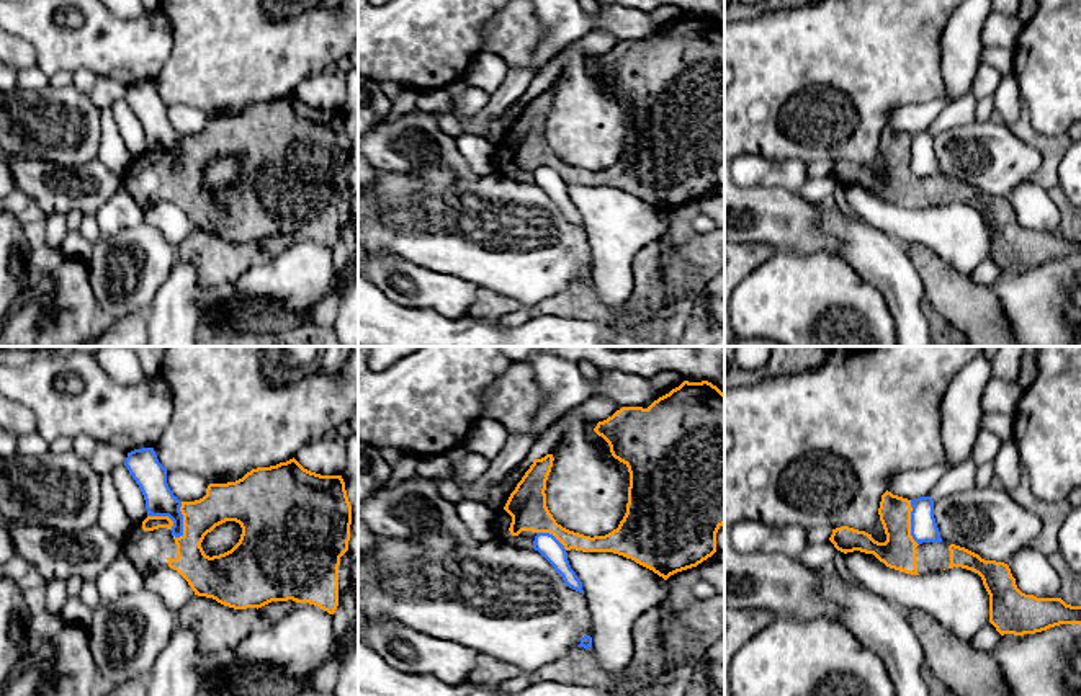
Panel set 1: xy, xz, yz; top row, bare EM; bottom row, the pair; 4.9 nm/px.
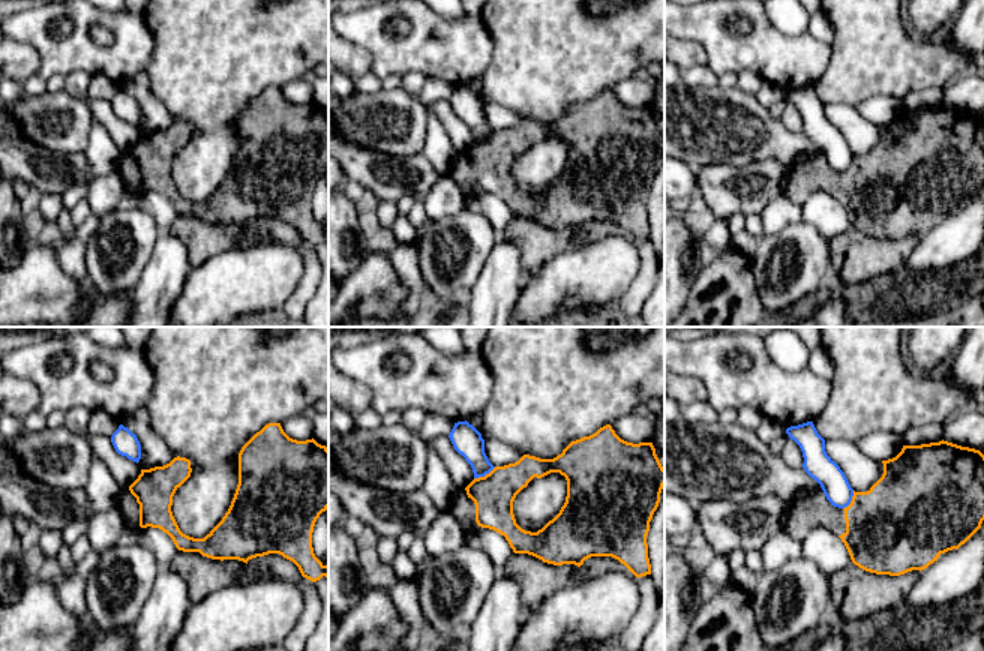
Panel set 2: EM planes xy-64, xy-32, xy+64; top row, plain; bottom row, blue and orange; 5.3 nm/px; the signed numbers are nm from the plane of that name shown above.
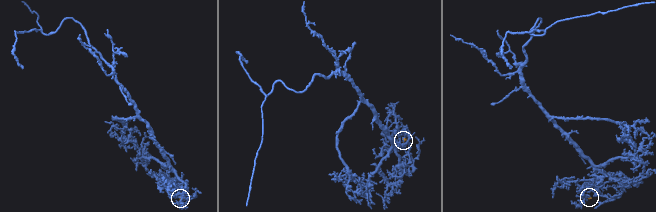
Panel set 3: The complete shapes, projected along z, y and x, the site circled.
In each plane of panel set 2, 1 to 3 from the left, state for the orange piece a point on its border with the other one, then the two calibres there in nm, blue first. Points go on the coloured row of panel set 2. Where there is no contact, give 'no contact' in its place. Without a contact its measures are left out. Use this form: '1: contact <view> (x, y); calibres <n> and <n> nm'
1: no contact
2: contact xy-32 (485, 474); calibres 160 and 220 nm
3: contact xy+64 (851, 500); calibres 150 and 460 nm

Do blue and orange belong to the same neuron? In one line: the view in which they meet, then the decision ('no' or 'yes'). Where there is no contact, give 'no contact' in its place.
meets blue in yz; no

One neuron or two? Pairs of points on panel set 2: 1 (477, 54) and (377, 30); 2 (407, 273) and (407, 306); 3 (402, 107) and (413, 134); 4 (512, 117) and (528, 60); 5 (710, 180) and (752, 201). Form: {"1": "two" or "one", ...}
{"1": "one", "2": "one", "3": "one", "4": "two", "5": "one"}

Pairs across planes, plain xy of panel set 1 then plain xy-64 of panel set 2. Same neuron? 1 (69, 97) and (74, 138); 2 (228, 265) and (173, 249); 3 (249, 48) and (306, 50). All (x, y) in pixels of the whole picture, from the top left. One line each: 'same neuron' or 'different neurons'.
1: same neuron
2: different neurons
3: same neuron

